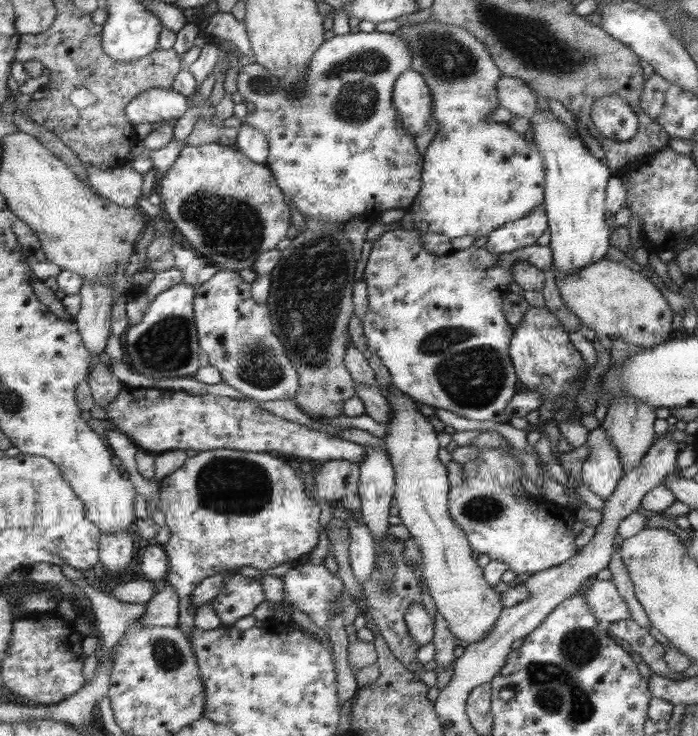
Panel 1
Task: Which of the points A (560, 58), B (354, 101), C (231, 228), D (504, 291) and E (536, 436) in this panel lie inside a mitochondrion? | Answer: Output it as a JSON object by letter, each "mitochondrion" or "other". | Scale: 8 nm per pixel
{"A":"mitochondrion","B":"mitochondrion","C":"mitochondrion","D":"other","E":"other"}

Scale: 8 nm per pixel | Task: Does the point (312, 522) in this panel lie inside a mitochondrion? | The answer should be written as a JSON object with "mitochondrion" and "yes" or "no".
{"mitochondrion":"no"}

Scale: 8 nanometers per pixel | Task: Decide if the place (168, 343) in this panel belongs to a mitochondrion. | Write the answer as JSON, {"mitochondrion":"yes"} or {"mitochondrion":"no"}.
{"mitochondrion":"yes"}

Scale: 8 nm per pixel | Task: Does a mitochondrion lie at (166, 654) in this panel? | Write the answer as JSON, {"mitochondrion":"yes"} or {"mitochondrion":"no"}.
{"mitochondrion":"yes"}

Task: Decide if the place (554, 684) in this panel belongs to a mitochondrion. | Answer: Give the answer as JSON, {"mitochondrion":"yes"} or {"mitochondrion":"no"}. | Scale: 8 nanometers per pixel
{"mitochondrion":"yes"}

